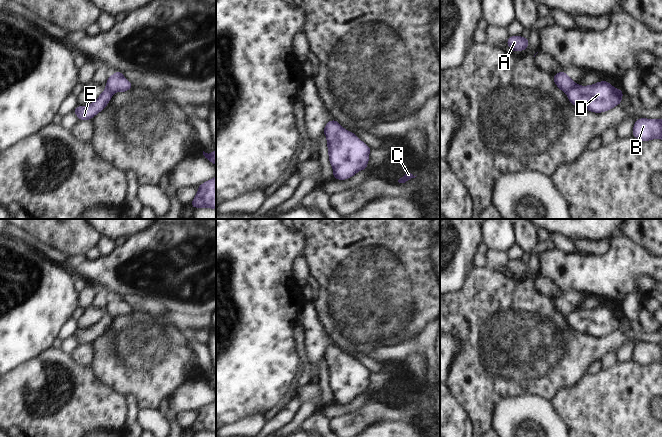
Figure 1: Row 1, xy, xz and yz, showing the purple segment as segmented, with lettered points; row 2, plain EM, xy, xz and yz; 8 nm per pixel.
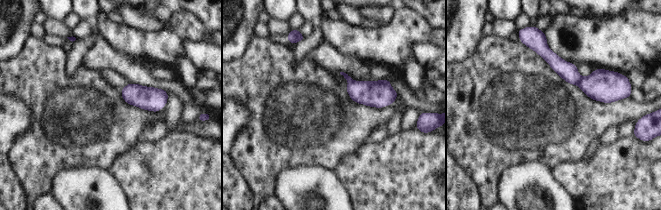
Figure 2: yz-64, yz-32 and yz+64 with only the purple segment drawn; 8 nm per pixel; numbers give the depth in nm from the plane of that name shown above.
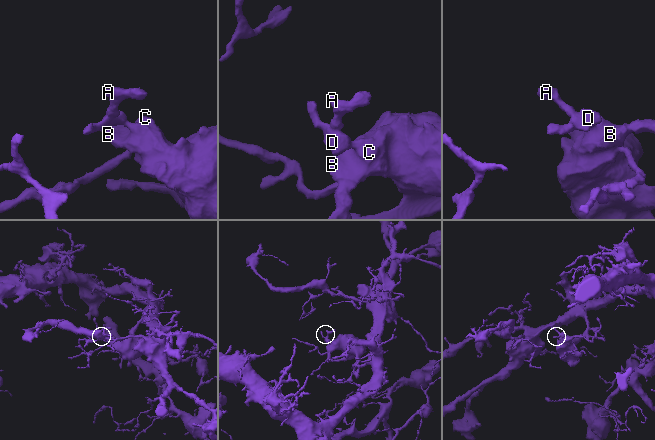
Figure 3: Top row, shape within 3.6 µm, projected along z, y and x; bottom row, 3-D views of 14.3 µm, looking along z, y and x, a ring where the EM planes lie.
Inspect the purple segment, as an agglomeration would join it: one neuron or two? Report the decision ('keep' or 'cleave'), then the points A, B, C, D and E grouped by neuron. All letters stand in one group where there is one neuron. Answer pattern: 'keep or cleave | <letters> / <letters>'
cleave | A / B C D E

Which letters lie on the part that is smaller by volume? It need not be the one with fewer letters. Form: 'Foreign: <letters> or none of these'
Foreign: A.

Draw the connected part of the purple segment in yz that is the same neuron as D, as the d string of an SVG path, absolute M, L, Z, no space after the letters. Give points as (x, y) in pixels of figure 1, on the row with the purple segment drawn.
M600 81L588 86L575 84L567 93L574 106L594 113L611 110L622 103L622 89L616 89L609 82Z

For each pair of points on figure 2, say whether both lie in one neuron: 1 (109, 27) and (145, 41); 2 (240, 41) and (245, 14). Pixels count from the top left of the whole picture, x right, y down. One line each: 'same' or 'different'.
1: same
2: same

